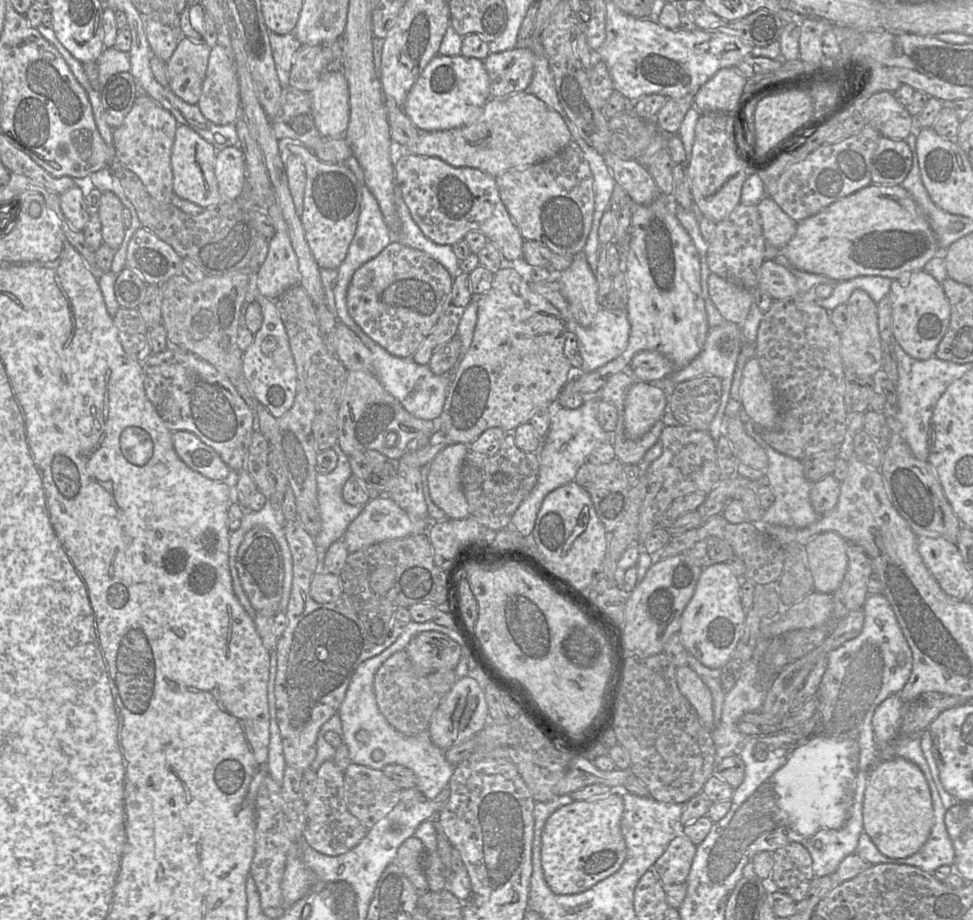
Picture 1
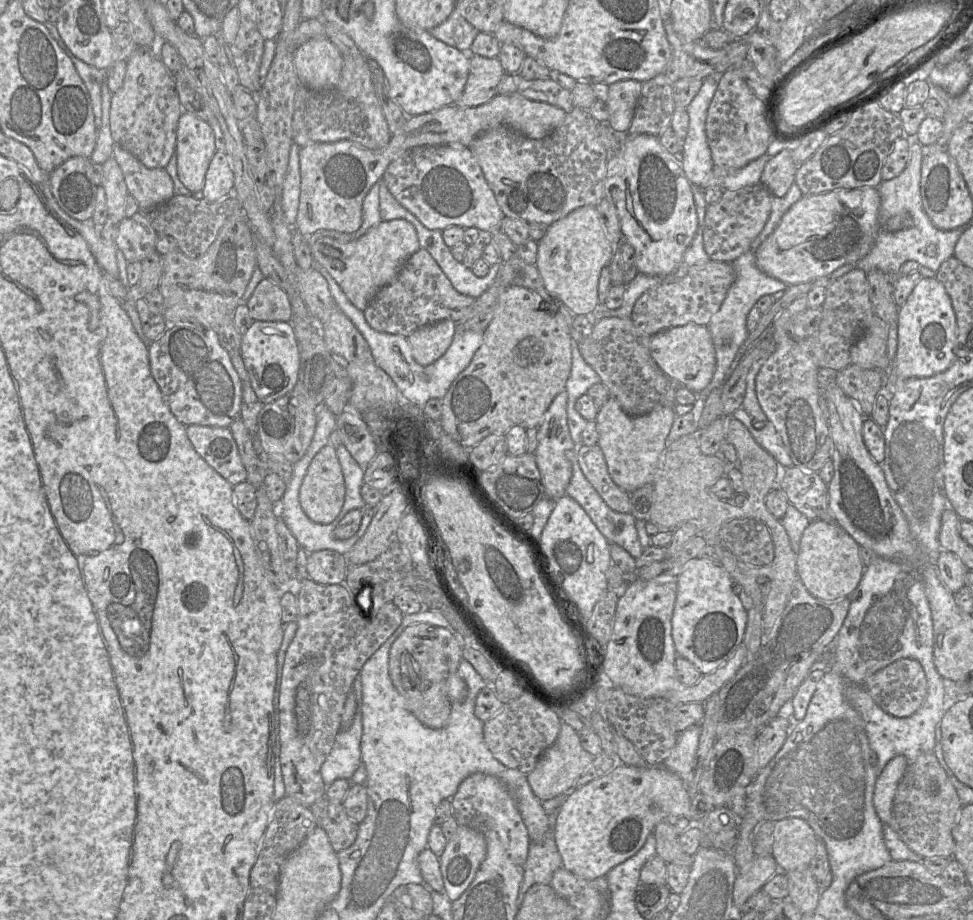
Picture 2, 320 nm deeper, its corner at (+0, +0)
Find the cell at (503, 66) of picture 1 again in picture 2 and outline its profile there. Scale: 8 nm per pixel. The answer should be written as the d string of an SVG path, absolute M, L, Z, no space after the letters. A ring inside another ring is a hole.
M474 55L469 57L469 75L462 95L454 103L459 107L476 107L490 101L497 92L497 86L505 71L496 58Z

